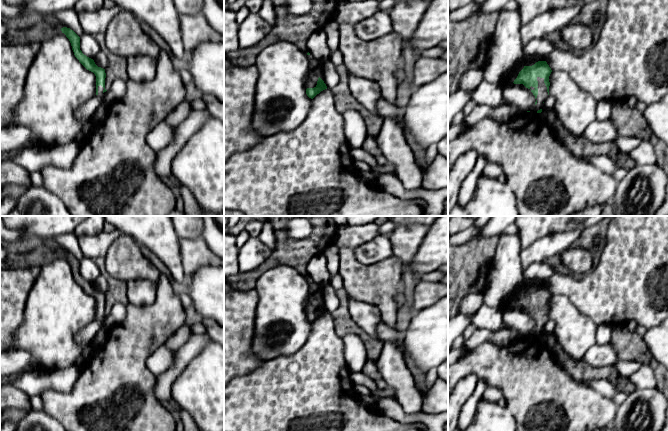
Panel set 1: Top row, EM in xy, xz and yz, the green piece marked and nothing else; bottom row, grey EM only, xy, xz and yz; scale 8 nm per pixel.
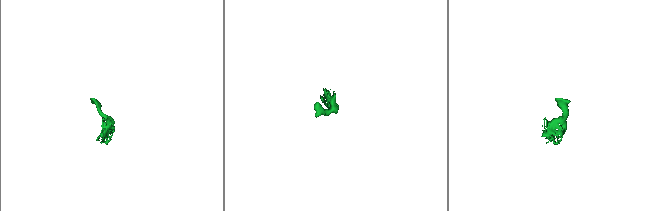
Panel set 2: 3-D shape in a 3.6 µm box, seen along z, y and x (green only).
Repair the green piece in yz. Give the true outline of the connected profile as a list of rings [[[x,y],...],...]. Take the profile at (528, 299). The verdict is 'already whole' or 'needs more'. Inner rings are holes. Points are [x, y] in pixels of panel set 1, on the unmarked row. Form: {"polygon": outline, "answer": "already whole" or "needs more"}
{"polygon": [[[538,285],[532,290],[526,290],[522,286],[505,301],[500,309],[523,308],[531,314],[536,323],[533,332],[527,336],[541,337],[543,327],[549,319],[551,296],[552,294],[546,285]]], "answer": "needs more"}

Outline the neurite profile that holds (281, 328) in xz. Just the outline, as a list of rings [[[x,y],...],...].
[[[278,265],[265,271],[257,280],[258,294],[252,352],[261,361],[296,353],[306,342],[312,323],[306,318],[306,303],[313,299],[308,279],[296,269]]]

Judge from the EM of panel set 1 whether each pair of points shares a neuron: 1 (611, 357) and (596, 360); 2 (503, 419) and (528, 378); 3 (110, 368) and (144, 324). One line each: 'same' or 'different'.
1: same
2: different
3: same

